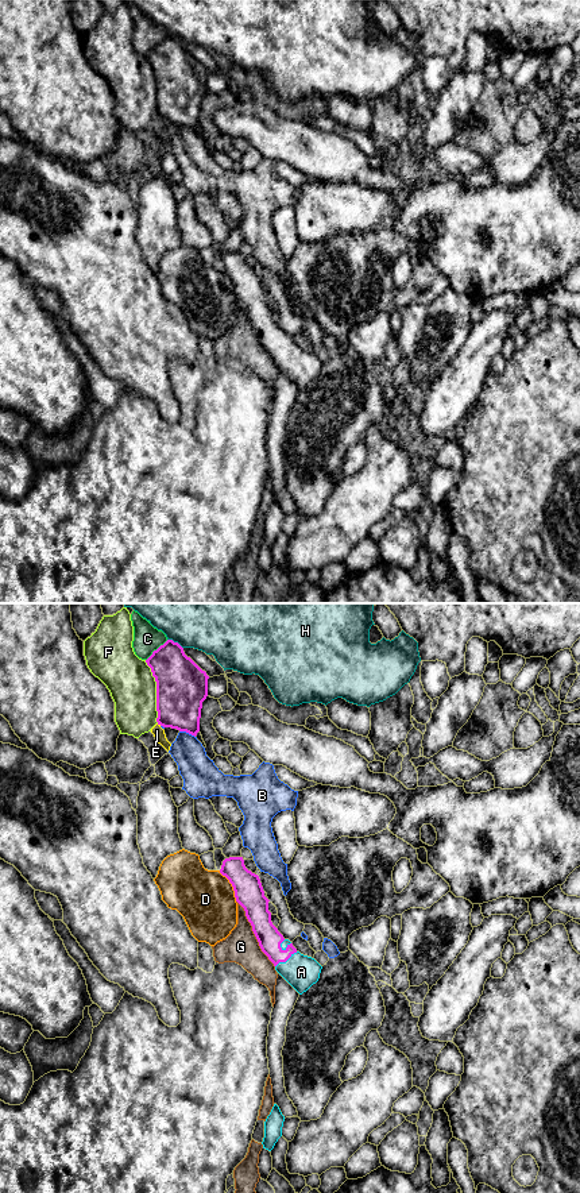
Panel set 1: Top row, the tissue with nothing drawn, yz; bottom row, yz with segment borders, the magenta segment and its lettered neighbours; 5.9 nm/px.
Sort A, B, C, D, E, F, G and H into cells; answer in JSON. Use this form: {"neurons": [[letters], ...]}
{"neurons": [["A"], ["B"], ["C"], ["D"], ["E"], ["F"], ["G"], ["H"]]}

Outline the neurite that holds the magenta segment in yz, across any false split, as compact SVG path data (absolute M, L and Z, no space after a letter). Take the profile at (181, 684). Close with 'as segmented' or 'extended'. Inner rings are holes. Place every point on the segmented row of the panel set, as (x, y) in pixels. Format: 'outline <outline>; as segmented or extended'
outline M167 640L154 650L146 663L156 682L158 725L186 731L196 737L200 731L202 702L208 696L209 676L206 672L187 657L183 648L173 640Z; as segmented

